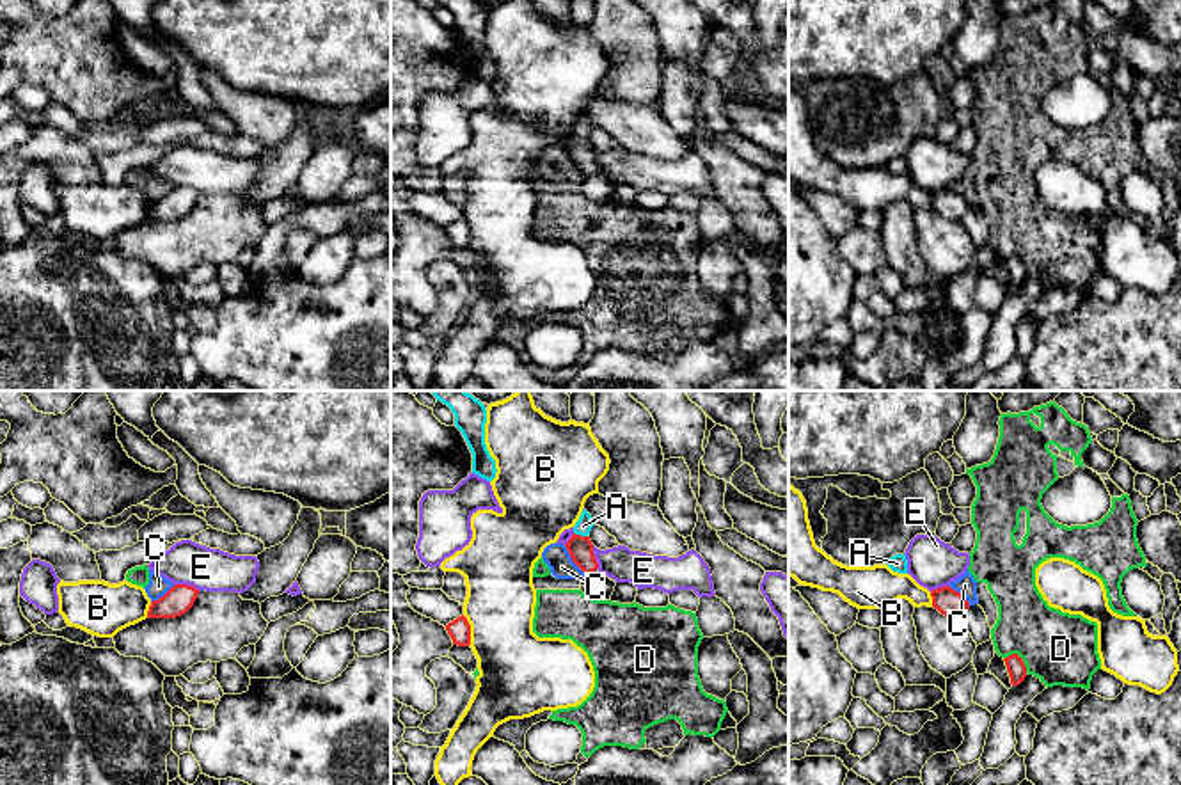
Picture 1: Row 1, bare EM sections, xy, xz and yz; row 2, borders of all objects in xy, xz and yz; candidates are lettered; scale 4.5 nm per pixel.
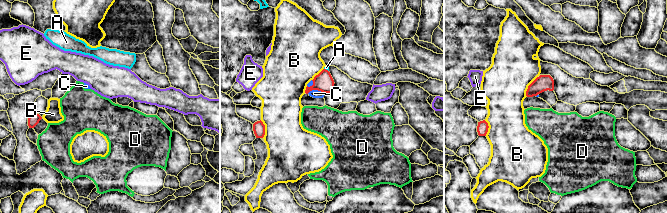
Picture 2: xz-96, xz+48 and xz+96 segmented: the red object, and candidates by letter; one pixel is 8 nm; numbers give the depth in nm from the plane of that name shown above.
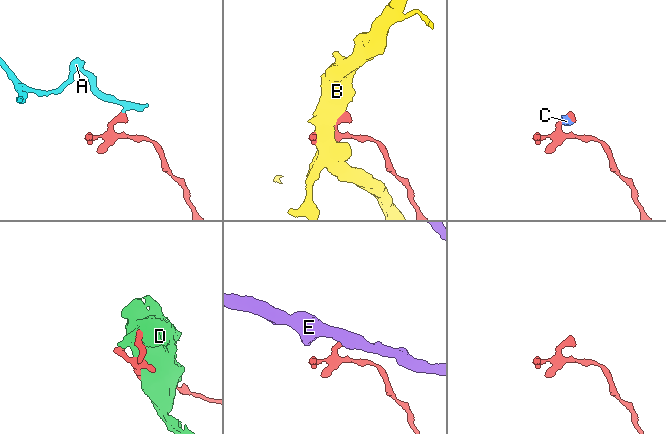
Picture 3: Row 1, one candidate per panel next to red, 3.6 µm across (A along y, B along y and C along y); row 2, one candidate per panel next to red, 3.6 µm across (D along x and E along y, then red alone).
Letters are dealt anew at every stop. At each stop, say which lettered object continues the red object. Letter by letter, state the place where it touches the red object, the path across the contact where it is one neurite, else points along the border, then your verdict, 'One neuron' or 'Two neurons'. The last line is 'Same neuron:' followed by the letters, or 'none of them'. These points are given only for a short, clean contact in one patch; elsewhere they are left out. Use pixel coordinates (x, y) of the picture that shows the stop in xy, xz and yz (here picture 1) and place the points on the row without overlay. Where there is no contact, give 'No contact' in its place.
A: Touches red at xz (579, 137). Path across: xz (579, 150), (579, 137), (583, 128). One neuron
B: Touches red at xz (469, 233). Two neurons
C: Touches red at xz (572, 162). Boundary: xz (563, 148), (585, 174). Two neurons
D: Touches red at yz (1020, 260). Two neurons
E: Touches red at xy (187, 187). Boundary: xy (174, 185), (185, 185), (199, 192). Two neurons
Same neuron: A

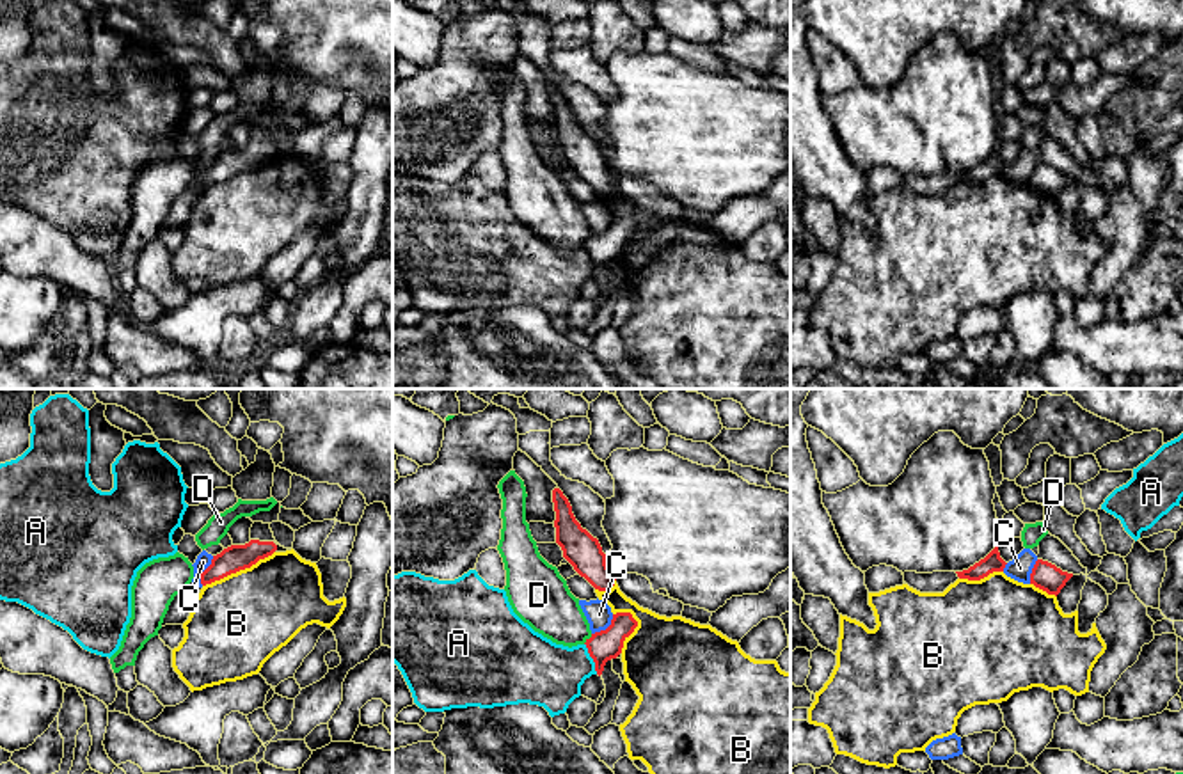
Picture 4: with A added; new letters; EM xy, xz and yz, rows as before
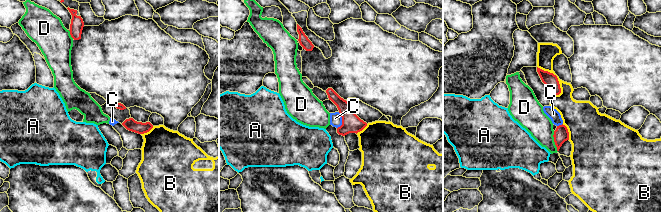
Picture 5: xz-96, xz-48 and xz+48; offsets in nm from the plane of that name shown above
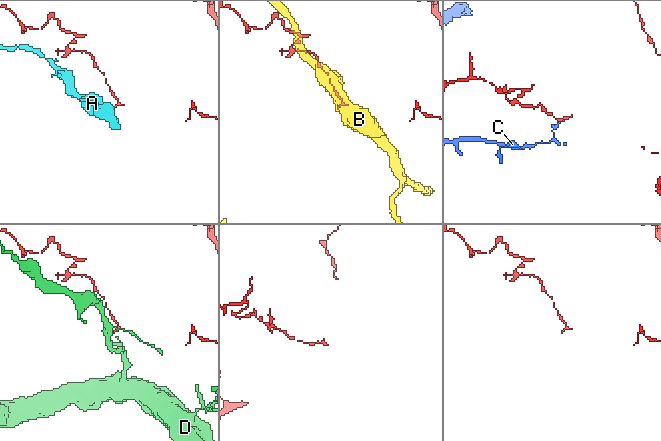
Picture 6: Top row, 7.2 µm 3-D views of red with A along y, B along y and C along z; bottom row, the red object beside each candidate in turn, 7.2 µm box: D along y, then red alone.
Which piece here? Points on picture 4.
A: Touches red at xz (592, 260). Boundary: xz (585, 245), (597, 276). Two neurons
B: Touches red at xy (238, 173). Two neurons
C: Touches red at xy (205, 173). Boundary: xy (214, 158), (201, 176), (201, 187). Two neurons
D: Touches red at xz (587, 242). Two neurons
Same neuron: none of them

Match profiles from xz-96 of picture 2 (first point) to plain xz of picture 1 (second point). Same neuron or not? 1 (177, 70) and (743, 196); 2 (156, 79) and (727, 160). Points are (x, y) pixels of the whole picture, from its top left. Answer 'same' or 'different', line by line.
1: same
2: different

